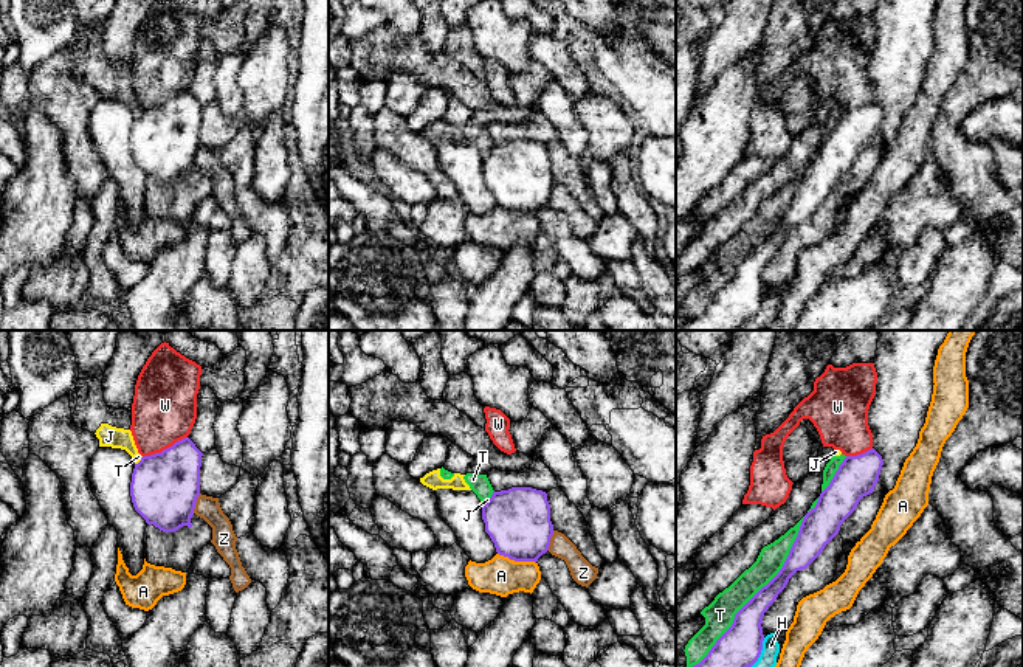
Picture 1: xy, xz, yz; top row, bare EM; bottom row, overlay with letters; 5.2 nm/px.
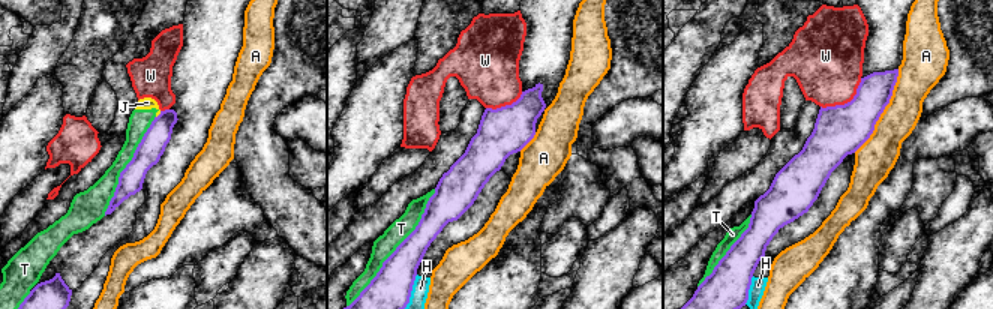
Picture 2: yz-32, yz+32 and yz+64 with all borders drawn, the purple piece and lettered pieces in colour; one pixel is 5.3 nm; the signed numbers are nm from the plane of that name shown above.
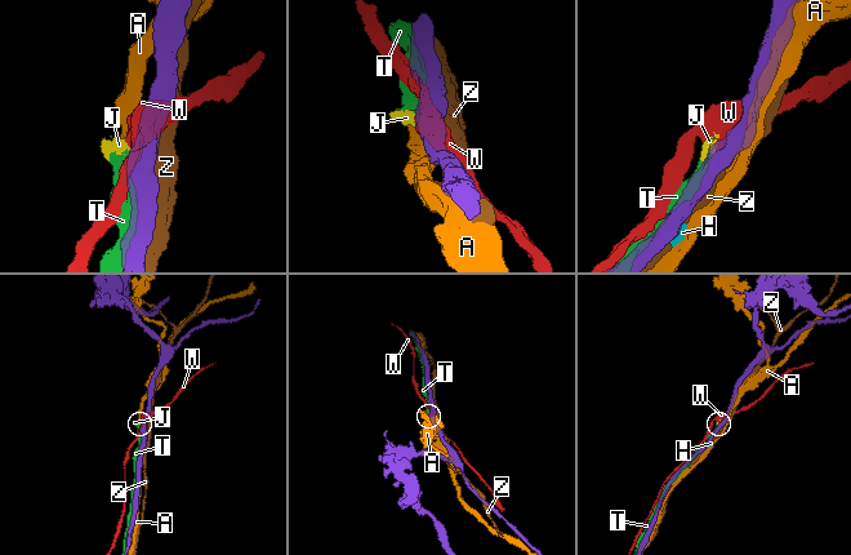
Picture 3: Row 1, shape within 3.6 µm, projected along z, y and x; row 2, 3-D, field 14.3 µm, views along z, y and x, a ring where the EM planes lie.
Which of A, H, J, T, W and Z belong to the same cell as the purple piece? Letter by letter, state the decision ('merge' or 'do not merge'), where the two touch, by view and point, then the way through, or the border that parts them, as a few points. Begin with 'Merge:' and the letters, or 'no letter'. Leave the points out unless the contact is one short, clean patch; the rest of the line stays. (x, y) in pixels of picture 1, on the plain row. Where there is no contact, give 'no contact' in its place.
Merge: no letter
A: do not merge | xz (516, 213)
H: do not merge | yz (757, 312) | along yz (764, 290), (760, 309), (737, 329)
J: do not merge | xy (140, 114) | along xy (143, 109), (135, 117)
T: do not merge | yz (754, 248)
W: do not merge | xy (166, 101)
Z: do not merge | xy (196, 154)

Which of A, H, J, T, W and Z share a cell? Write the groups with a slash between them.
A / H / J T / W / Z

